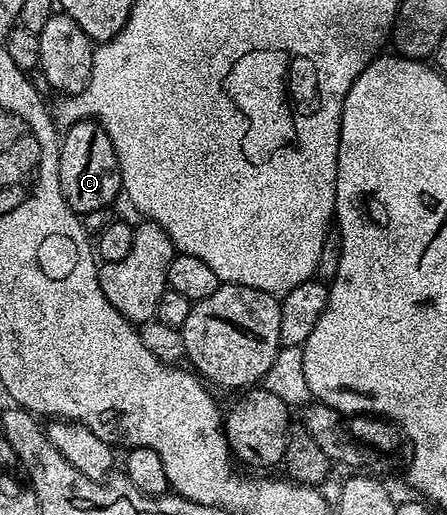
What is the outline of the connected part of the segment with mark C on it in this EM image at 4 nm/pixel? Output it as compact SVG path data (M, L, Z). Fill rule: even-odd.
M77 120L65 129L58 146L58 173L60 190L68 206L79 214L109 208L117 196L123 195L118 155L112 146L112 138L108 138L97 120Z

